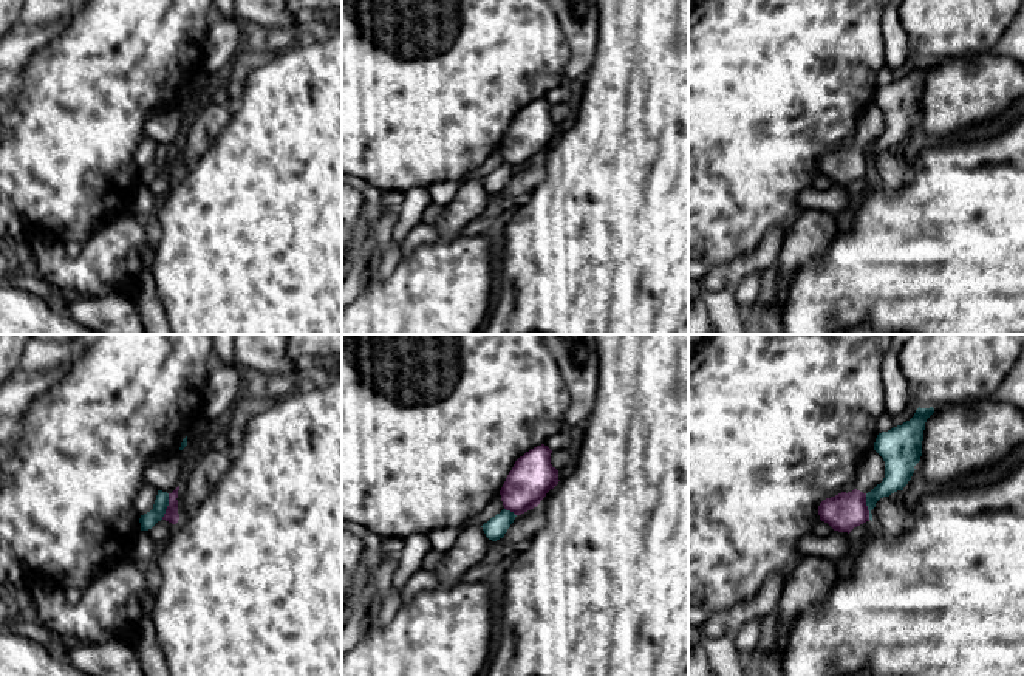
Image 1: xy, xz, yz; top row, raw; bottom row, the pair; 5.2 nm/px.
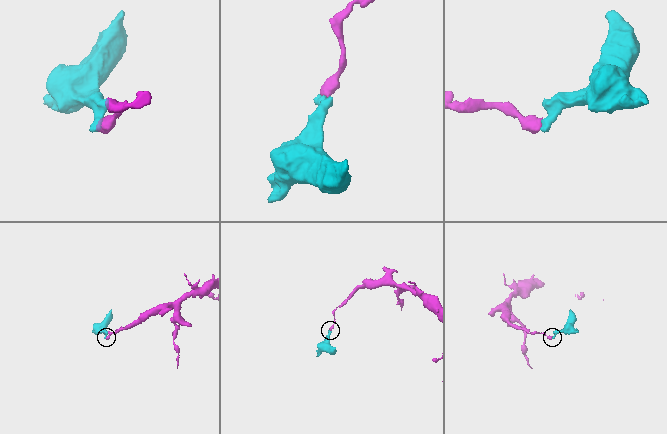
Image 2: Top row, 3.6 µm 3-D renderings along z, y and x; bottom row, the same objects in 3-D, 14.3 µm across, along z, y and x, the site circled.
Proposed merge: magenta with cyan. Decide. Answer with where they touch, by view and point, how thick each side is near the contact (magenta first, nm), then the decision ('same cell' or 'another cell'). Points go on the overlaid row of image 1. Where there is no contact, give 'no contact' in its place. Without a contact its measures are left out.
xy (167, 506) | 70/80 nm | another cell

